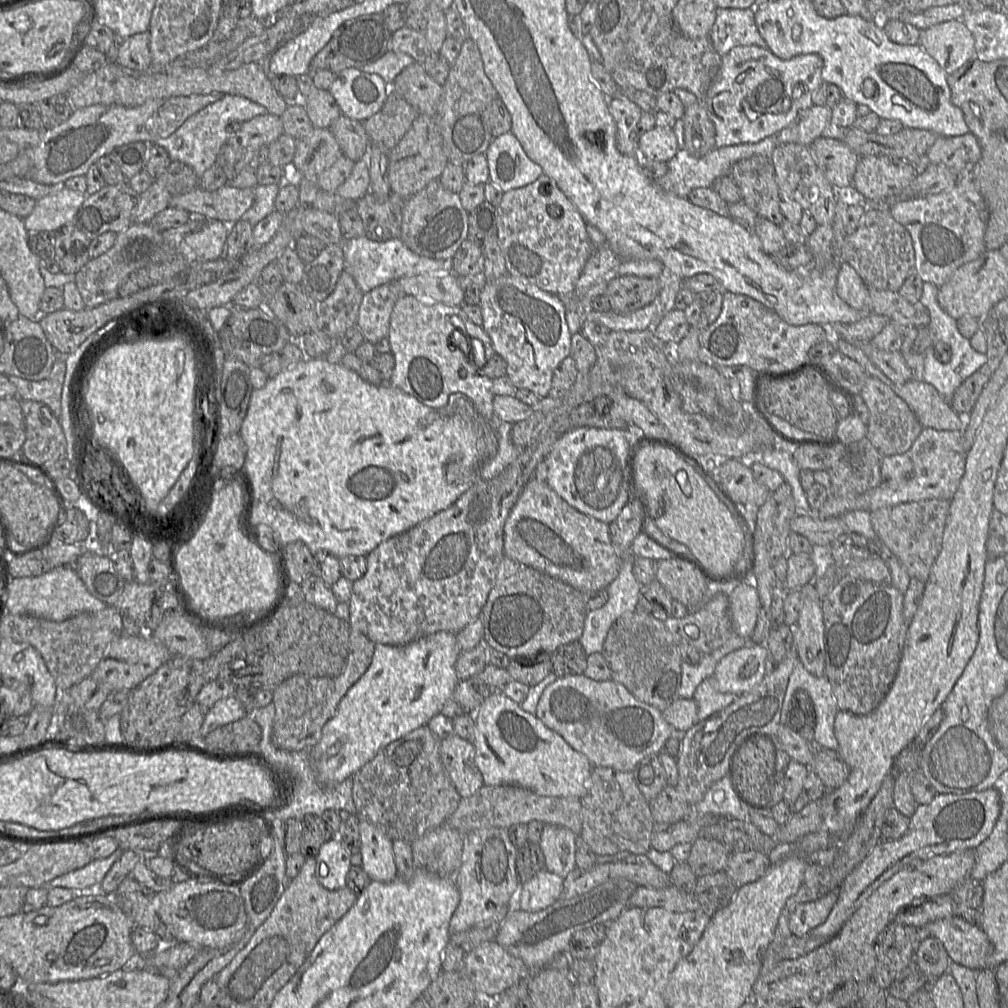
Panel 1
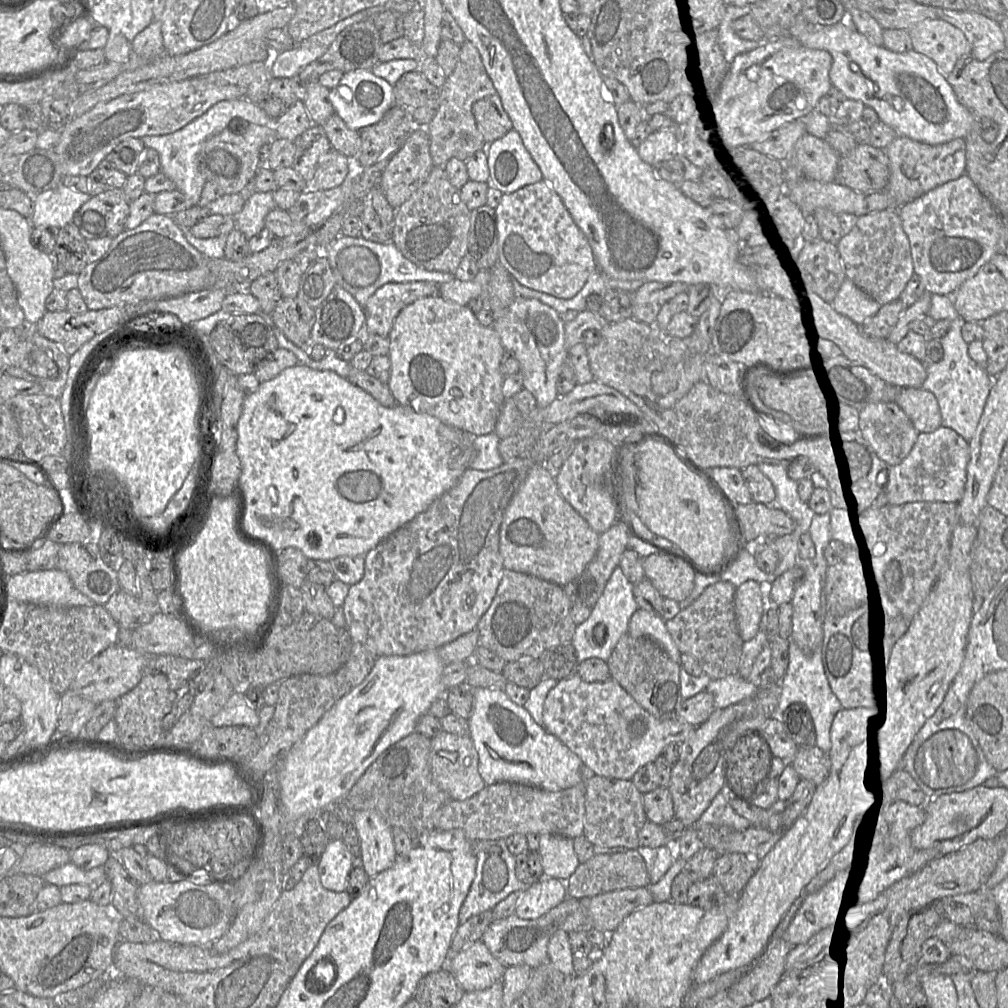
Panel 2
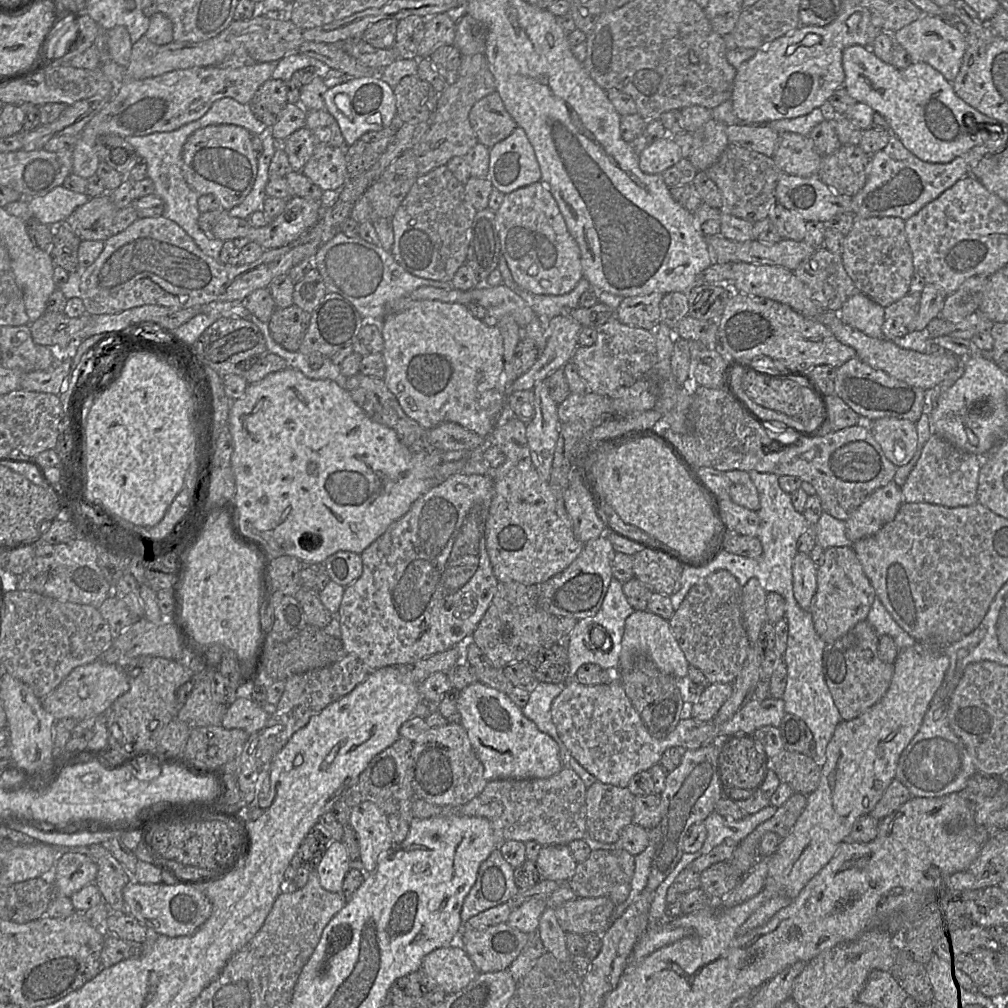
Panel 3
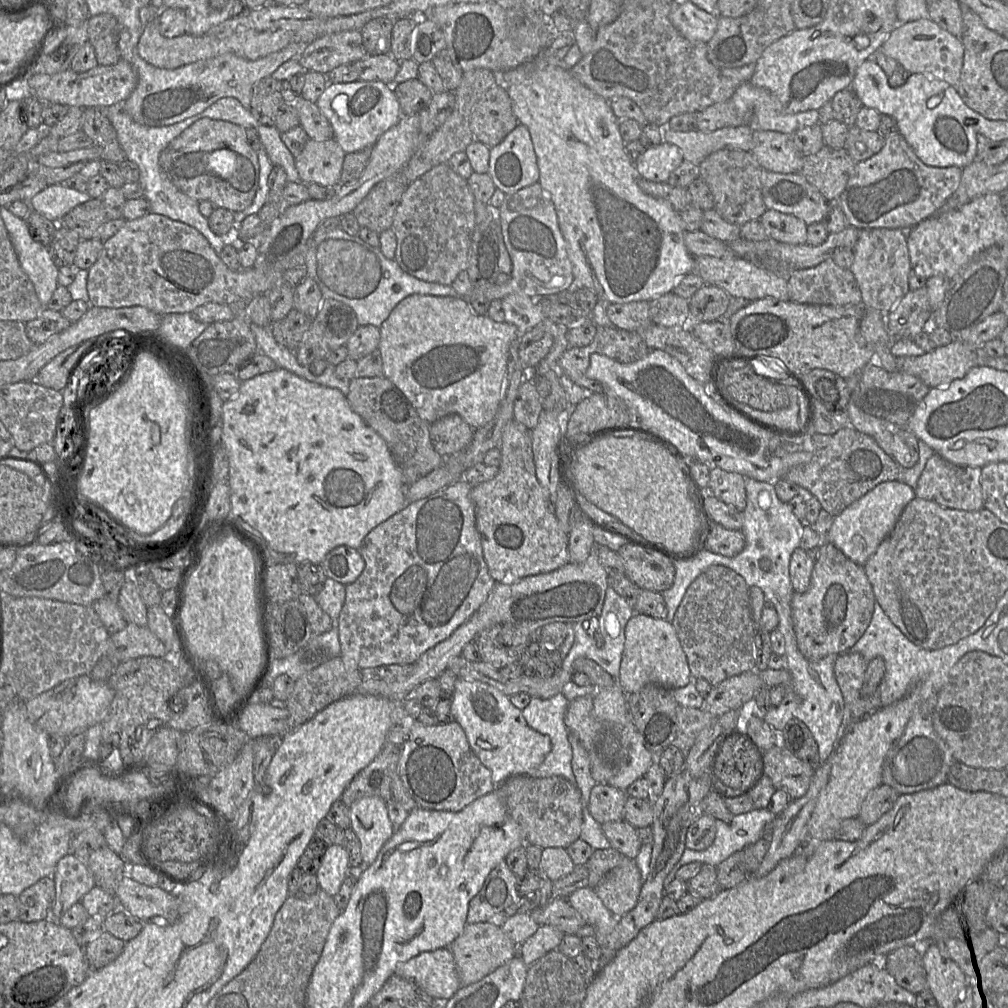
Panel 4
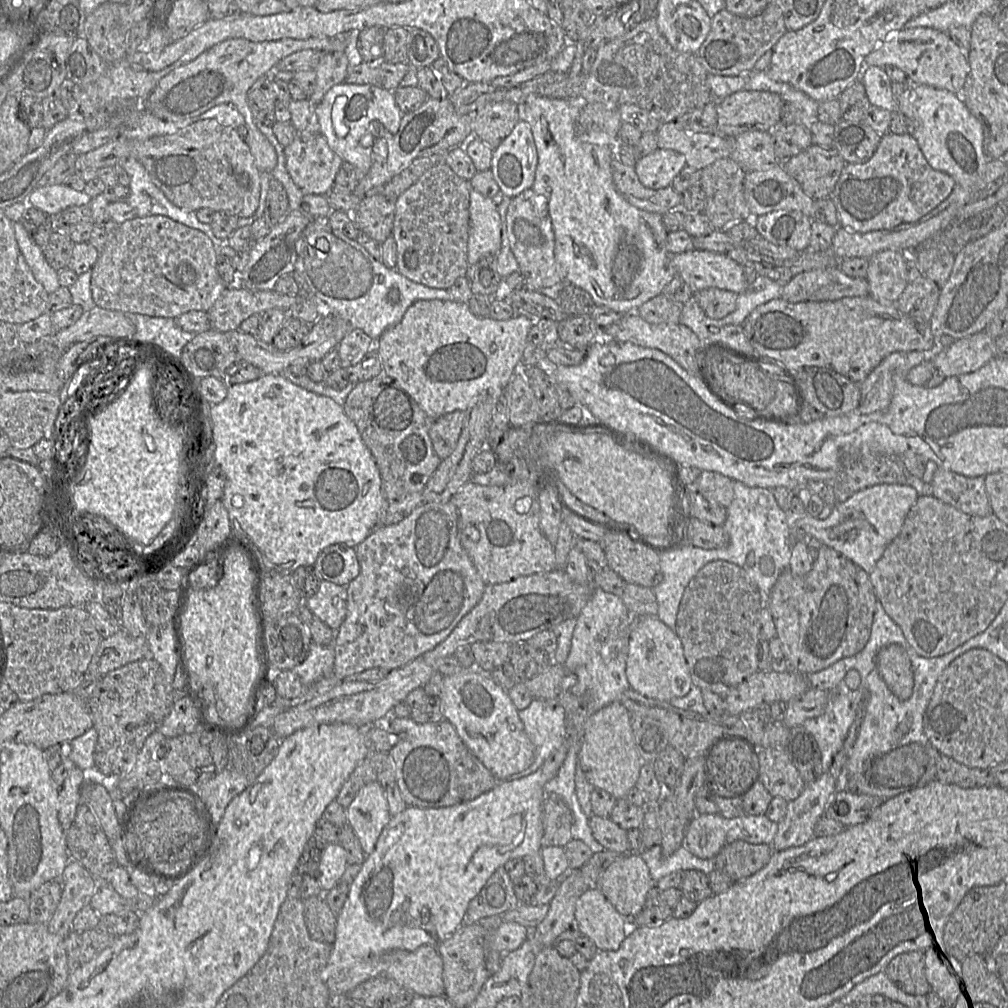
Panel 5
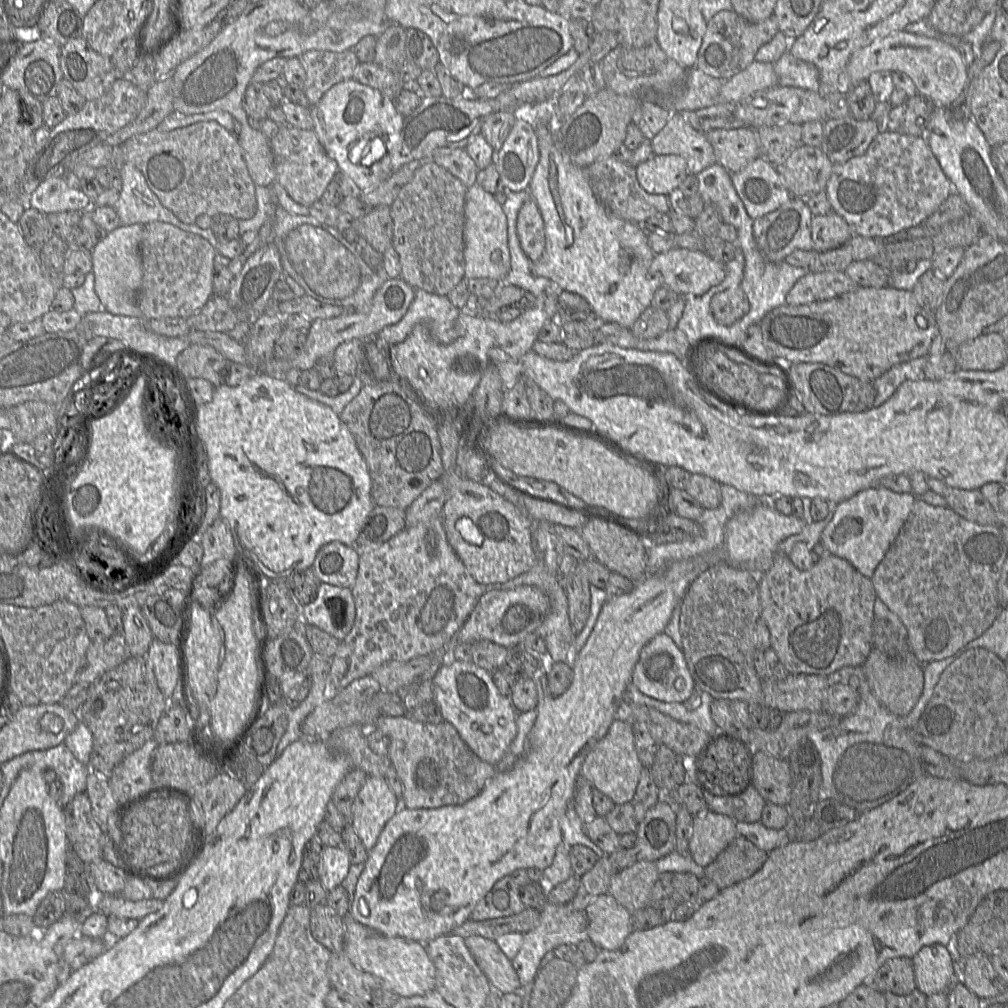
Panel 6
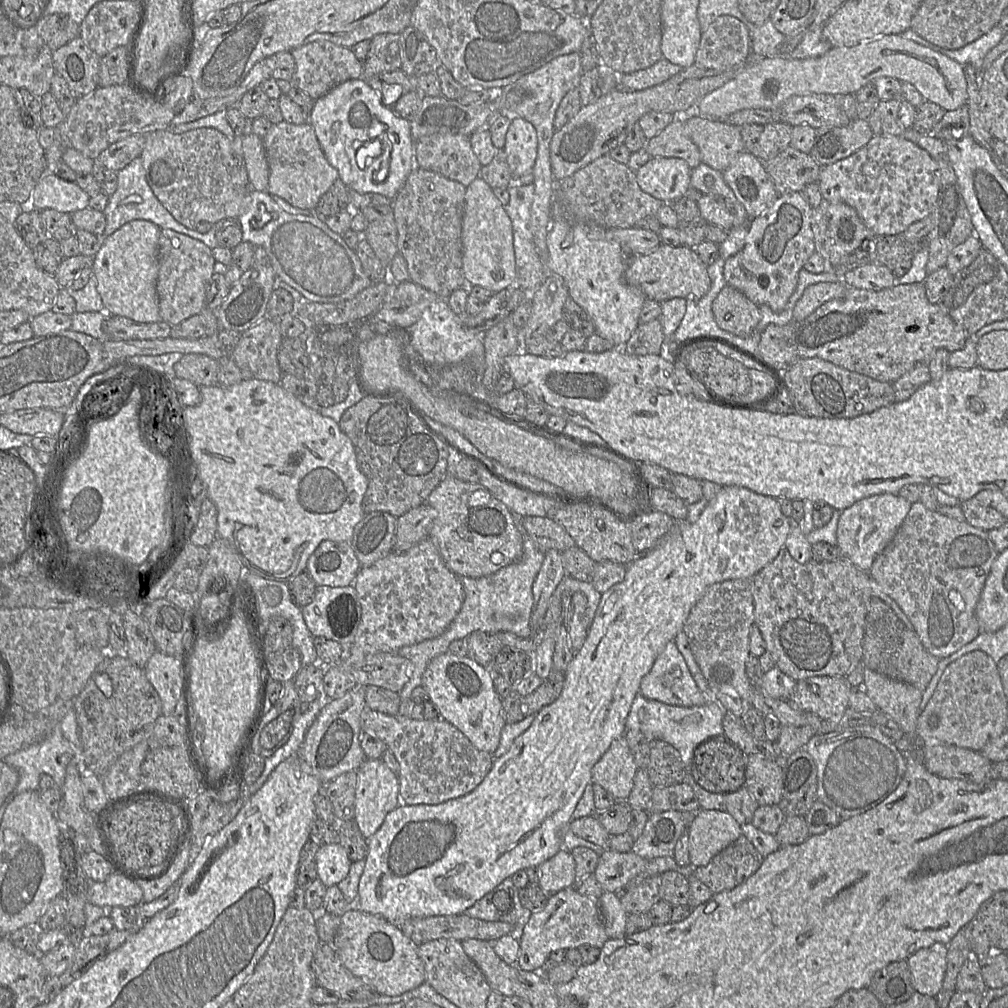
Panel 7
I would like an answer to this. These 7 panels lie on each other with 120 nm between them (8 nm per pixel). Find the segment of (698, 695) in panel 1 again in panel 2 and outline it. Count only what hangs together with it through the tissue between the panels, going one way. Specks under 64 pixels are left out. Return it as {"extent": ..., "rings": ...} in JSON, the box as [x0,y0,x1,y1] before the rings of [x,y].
{"extent":[705,674,758,709],"rings":[[[735,674],[711,680],[705,691],[713,695],[715,709],[723,709],[752,697],[758,689],[758,684],[755,685]]]}

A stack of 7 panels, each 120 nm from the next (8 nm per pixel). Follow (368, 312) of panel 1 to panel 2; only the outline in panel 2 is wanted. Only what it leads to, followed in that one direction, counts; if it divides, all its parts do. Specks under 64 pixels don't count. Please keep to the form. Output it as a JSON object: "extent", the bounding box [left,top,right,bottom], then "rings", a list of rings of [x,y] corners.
{"extent":[364,281,439,337],"rings":[[[416,281],[386,283],[378,288],[364,306],[365,331],[387,337],[400,311],[415,300],[439,295],[439,284]]]}

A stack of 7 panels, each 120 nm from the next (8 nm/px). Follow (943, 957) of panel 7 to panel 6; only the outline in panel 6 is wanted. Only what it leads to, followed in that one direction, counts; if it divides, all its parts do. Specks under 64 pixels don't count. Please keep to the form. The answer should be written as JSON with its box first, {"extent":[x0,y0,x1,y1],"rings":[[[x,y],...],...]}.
{"extent":[913,944,957,997],"rings":[[[932,944],[922,947],[913,957],[916,988],[927,997],[950,990],[956,981],[957,962],[949,947]]]}

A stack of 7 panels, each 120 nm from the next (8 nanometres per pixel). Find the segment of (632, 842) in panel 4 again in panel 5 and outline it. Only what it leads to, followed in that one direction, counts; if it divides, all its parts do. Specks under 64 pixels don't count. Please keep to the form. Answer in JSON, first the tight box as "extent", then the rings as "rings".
{"extent":[589,815,631,854],"rings":[[[592,815],[589,817],[589,825],[594,838],[605,850],[620,854],[631,852],[627,831],[614,823],[610,818]]]}

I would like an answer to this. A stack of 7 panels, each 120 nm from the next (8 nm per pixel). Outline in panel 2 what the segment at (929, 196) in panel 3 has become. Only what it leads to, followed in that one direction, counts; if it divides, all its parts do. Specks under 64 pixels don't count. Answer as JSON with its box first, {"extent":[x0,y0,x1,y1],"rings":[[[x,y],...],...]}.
{"extent":[885,136,966,207],"rings":[[[898,136],[886,149],[890,178],[885,188],[898,207],[920,197],[928,191],[966,174],[966,141],[957,138],[946,143],[929,145]]]}

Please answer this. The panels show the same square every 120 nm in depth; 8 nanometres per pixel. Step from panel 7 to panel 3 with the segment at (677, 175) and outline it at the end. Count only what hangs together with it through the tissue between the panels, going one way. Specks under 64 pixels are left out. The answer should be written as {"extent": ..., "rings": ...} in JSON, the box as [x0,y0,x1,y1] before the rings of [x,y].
{"extent":[639,135,682,174],"rings":[[[671,135],[649,142],[639,155],[639,167],[647,174],[660,174],[682,158],[680,147]]]}

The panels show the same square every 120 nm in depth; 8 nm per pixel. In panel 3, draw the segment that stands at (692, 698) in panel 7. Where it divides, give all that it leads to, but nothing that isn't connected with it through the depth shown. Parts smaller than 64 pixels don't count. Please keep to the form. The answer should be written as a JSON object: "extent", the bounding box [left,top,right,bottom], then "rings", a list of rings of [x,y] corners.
{"extent":[619,610,689,679],"rings":[[[635,610],[625,621],[619,670],[628,668],[636,657],[647,657],[662,672],[676,679],[688,675],[689,663],[670,629],[669,621],[647,610]]]}

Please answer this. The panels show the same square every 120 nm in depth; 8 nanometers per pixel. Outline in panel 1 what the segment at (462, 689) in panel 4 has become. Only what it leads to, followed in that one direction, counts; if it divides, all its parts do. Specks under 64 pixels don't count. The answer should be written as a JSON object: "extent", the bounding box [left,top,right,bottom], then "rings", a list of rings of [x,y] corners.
{"extent":[474,690,593,799],"rings":[[[493,690],[474,714],[474,762],[485,786],[517,785],[540,796],[575,797],[581,799],[589,789],[593,765],[588,758],[574,750],[559,734],[547,728],[535,715],[524,711],[518,703]]]}

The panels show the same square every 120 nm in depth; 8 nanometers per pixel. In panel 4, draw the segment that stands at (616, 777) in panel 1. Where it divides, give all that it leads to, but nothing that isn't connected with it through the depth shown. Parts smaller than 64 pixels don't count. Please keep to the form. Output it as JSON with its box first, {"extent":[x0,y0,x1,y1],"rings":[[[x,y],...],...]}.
{"extent":[588,784,628,825],"rings":[[[596,784],[590,793],[588,810],[600,825],[623,820],[628,795],[609,784]]]}

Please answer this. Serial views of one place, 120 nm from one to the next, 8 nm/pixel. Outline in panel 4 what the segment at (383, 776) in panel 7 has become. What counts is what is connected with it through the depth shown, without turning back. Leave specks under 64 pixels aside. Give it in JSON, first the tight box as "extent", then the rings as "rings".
{"extent":[350,796,394,865],"rings":[[[377,796],[355,801],[350,807],[350,827],[361,843],[362,864],[371,865],[394,833],[387,802]]]}

